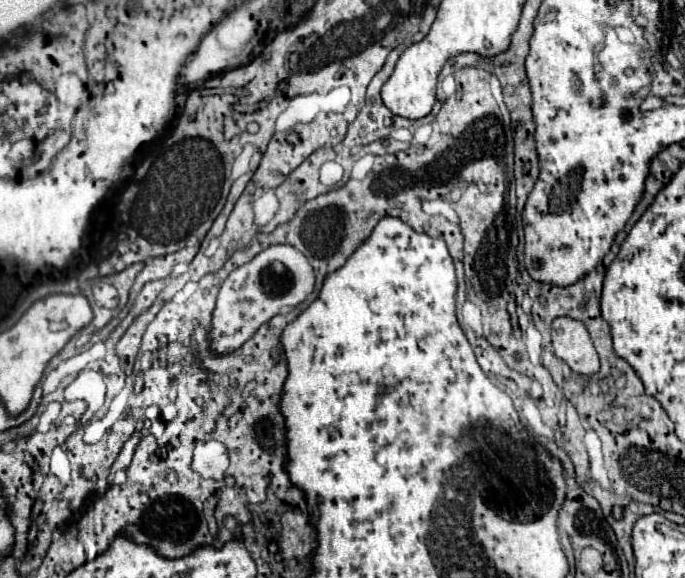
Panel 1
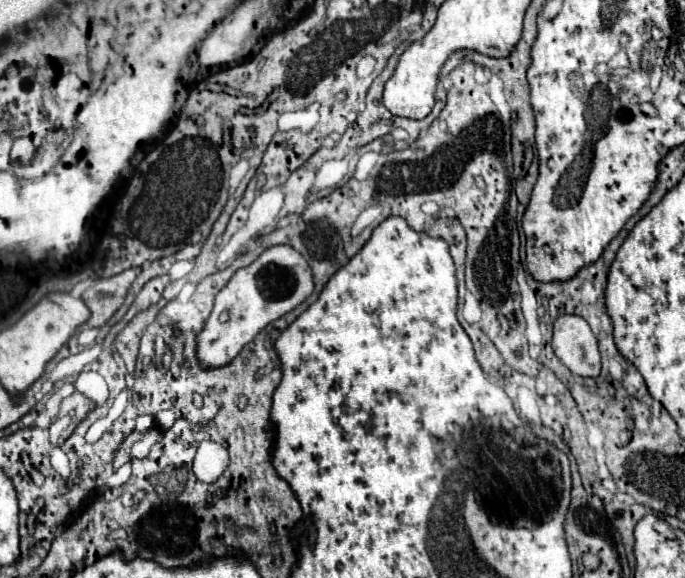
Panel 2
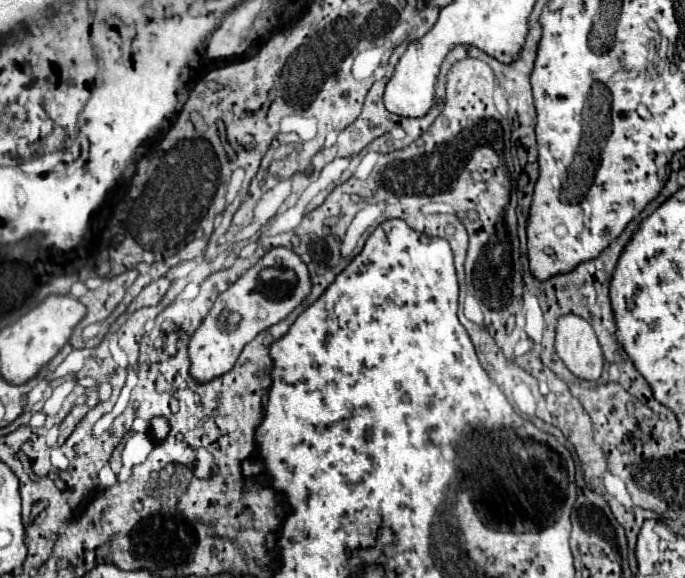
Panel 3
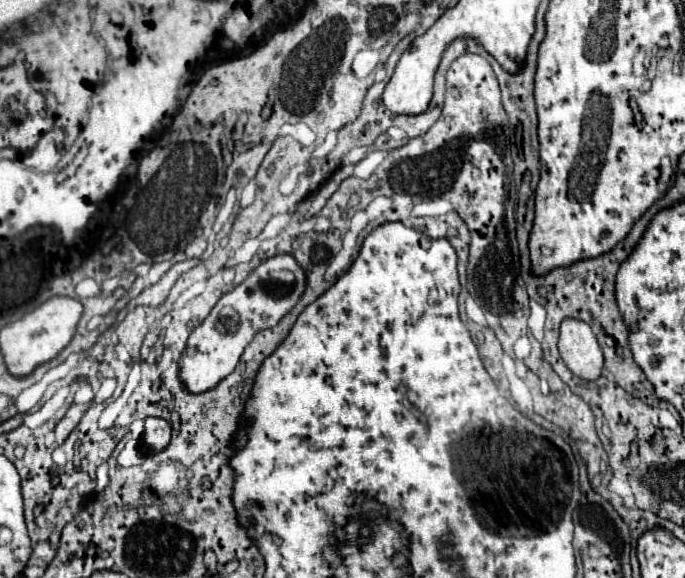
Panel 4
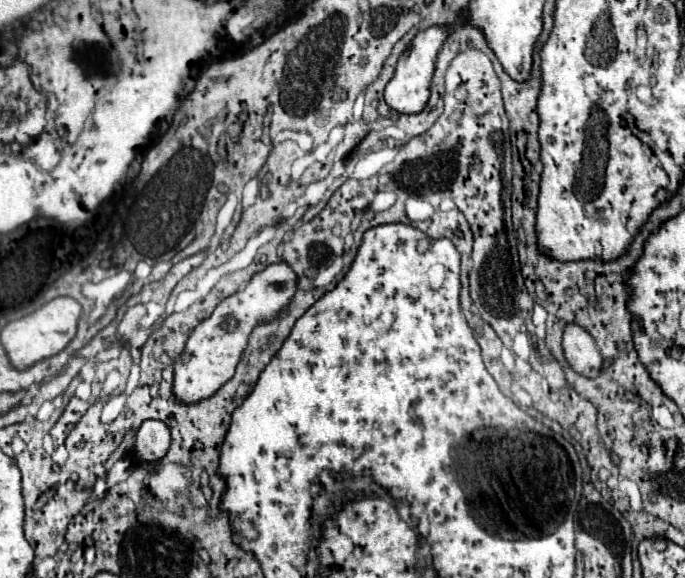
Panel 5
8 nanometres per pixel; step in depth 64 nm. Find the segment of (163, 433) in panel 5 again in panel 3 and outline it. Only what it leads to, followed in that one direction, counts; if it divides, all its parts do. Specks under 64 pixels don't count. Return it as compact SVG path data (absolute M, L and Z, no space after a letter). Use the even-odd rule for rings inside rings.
M152 418L150 420L150 430L152 430L156 440L164 440L168 436L170 428L168 428L168 422L164 418Z

